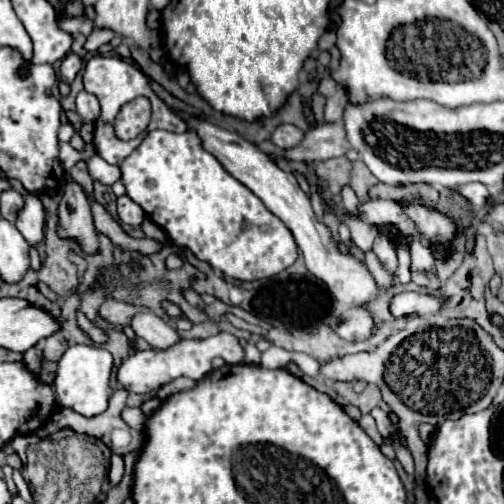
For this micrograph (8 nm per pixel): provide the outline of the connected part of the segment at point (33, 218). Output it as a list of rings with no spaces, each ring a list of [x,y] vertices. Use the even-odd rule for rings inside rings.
[[[25,195],[25,207],[21,209],[15,227],[21,231],[29,247],[37,247],[43,241],[43,225],[45,225],[45,211],[37,195]]]

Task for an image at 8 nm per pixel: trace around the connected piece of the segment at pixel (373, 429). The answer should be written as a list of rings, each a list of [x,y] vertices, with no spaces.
[[[363,415],[363,417],[359,419],[359,425],[363,427],[363,431],[365,431],[377,445],[383,445],[383,437],[379,435],[377,425],[375,425],[375,419],[373,419],[371,415]]]

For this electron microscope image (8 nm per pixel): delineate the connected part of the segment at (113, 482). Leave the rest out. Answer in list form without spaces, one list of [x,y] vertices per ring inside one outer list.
[[[113,455],[111,459],[111,467],[109,467],[109,485],[117,487],[123,479],[123,457]]]

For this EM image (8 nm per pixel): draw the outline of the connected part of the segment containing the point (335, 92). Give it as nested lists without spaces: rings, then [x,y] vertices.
[[[321,79],[319,81],[319,93],[323,93],[327,97],[325,121],[327,123],[339,123],[341,121],[341,113],[343,113],[345,103],[347,103],[345,89],[341,89],[333,79]]]

